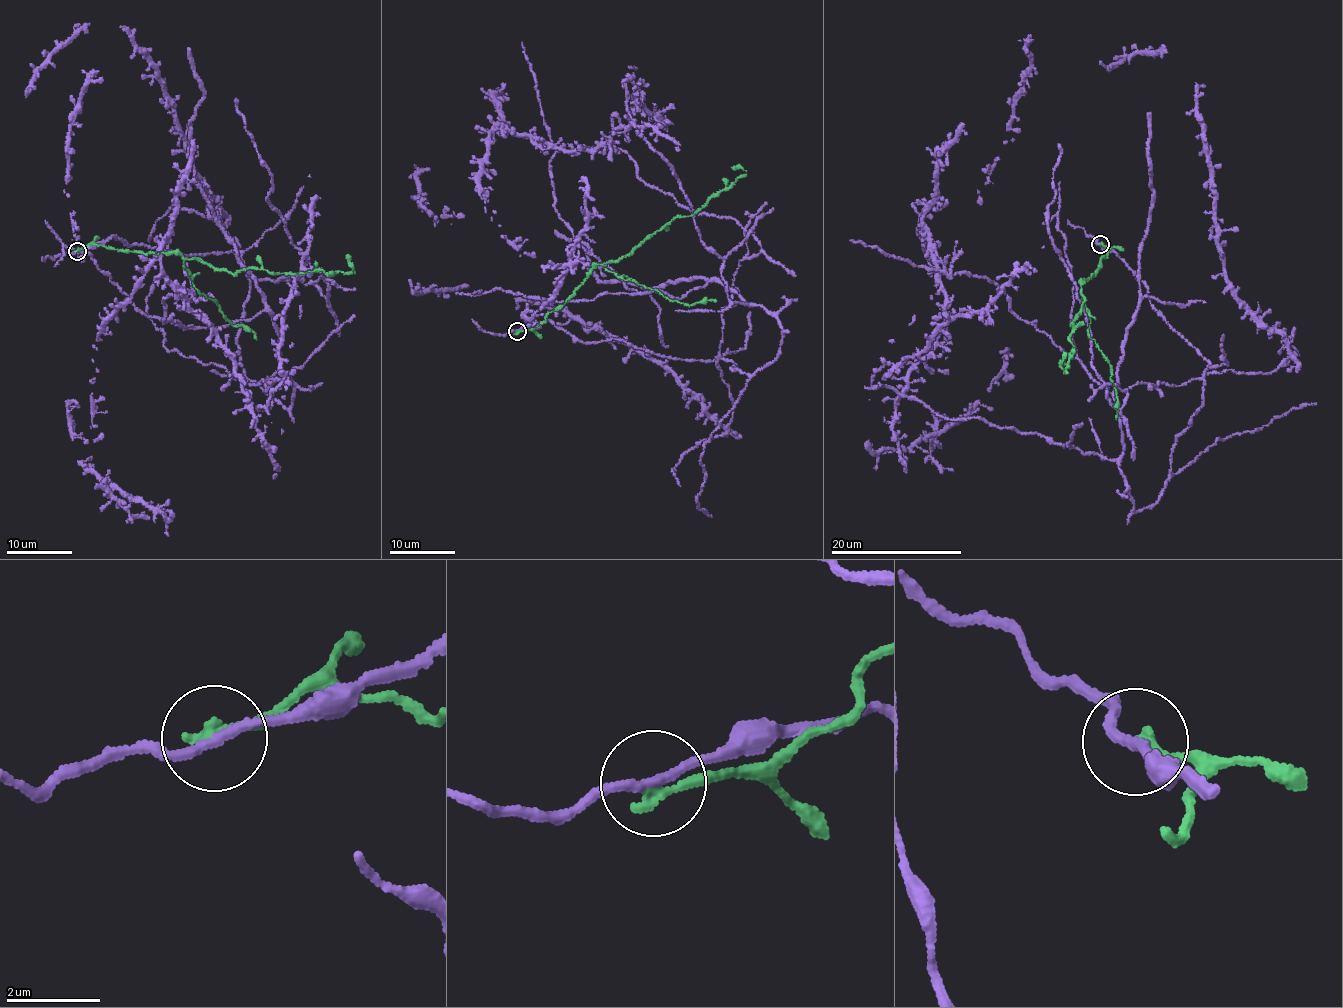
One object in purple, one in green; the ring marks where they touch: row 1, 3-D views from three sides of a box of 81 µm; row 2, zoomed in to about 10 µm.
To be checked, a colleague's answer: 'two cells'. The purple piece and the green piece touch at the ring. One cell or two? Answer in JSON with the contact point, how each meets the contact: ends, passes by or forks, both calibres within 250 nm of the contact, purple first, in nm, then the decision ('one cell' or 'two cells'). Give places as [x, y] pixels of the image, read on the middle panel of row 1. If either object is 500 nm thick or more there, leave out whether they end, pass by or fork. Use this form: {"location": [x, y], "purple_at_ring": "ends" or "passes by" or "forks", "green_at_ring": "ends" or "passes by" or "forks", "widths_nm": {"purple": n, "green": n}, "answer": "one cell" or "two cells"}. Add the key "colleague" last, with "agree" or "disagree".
{"location": [517, 331], "purple_at_ring": "passes by", "green_at_ring": "ends", "widths_nm": {"purple": 180, "green": 280}, "answer": "two cells", "colleague": "agree"}

